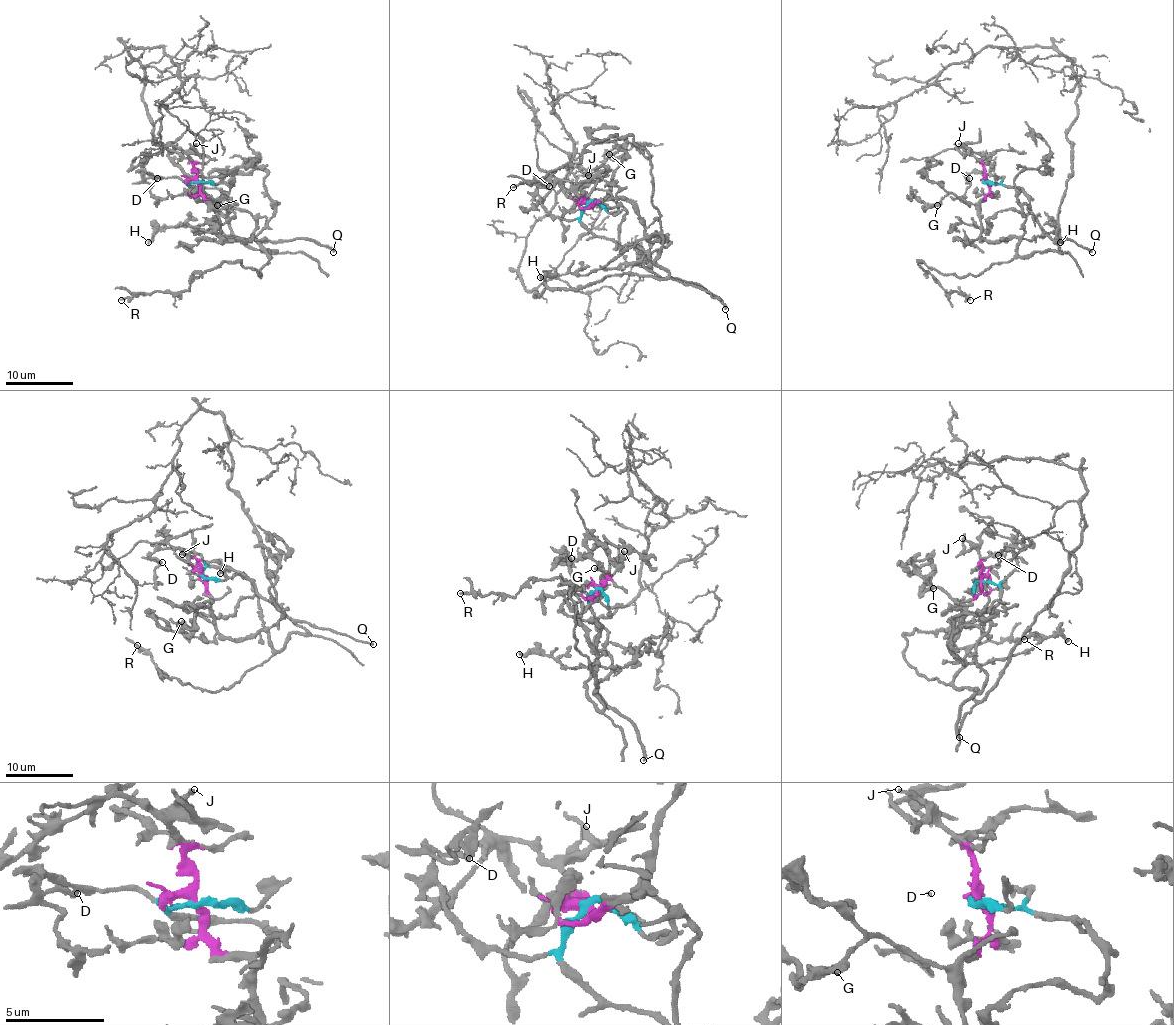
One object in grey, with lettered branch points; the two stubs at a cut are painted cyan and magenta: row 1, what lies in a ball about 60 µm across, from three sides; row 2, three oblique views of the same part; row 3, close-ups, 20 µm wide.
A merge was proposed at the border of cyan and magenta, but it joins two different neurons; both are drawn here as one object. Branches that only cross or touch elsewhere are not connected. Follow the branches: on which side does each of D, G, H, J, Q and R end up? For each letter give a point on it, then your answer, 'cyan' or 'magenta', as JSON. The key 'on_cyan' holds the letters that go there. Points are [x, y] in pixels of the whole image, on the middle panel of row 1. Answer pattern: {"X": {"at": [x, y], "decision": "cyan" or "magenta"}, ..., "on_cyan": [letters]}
{"D": {"at": [549, 186], "decision": "cyan"}, "G": {"at": [609, 154], "decision": "magenta"}, "H": {"at": [540, 277], "decision": "magenta"}, "J": {"at": [588, 175], "decision": "magenta"}, "Q": {"at": [725, 309], "decision": "cyan"}, "R": {"at": [513, 187], "decision": "magenta"}, "on_cyan": ["D", "Q"]}

